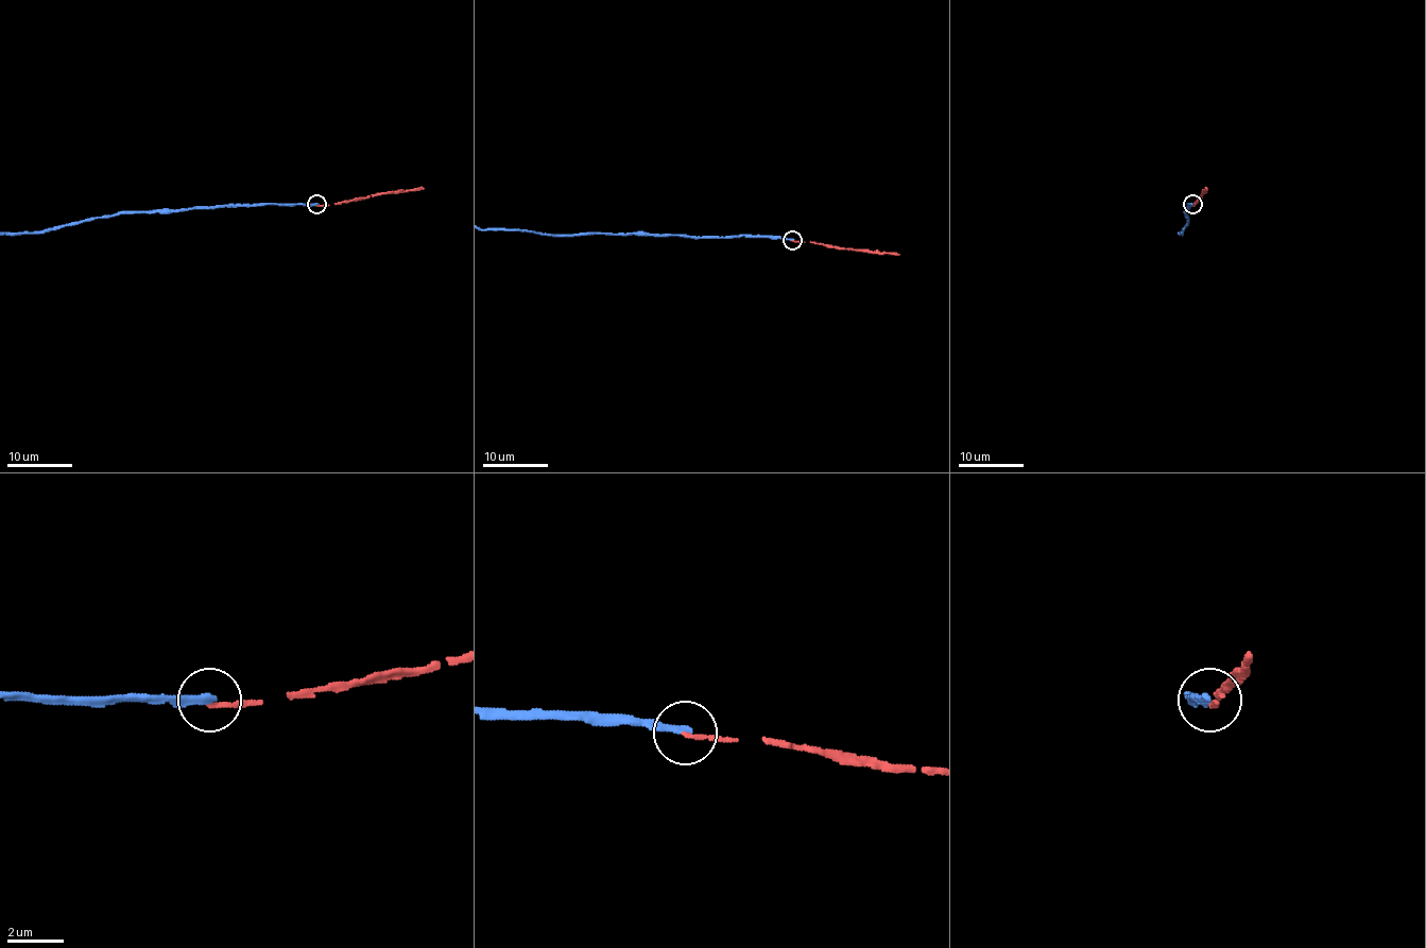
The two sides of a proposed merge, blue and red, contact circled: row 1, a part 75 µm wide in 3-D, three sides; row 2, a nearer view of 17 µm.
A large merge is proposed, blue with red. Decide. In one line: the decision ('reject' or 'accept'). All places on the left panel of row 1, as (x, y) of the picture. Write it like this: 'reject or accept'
reject

